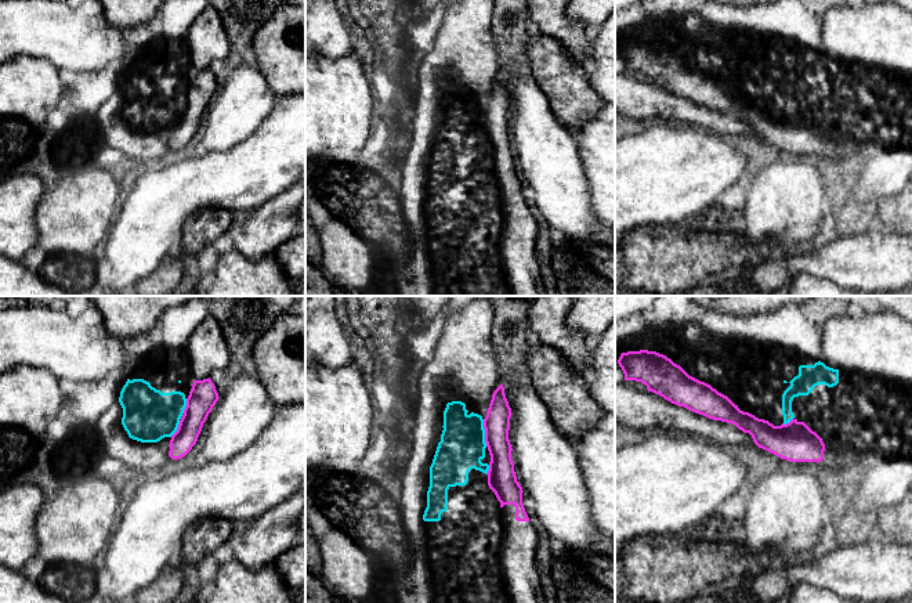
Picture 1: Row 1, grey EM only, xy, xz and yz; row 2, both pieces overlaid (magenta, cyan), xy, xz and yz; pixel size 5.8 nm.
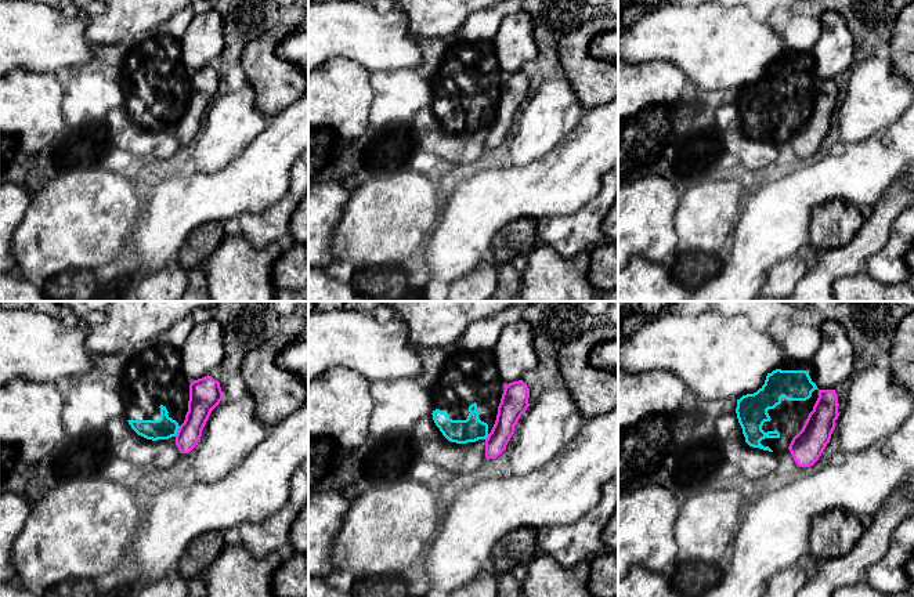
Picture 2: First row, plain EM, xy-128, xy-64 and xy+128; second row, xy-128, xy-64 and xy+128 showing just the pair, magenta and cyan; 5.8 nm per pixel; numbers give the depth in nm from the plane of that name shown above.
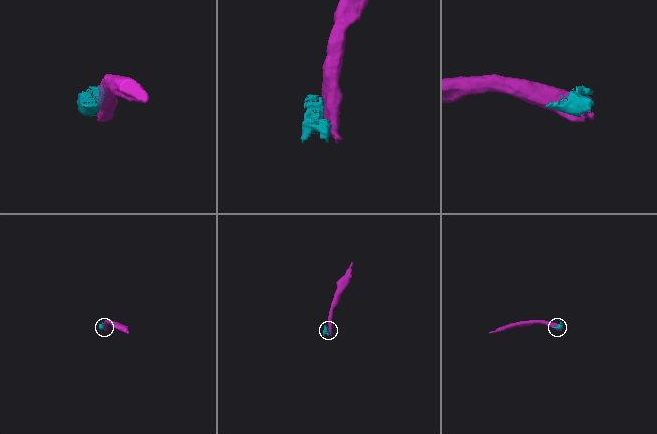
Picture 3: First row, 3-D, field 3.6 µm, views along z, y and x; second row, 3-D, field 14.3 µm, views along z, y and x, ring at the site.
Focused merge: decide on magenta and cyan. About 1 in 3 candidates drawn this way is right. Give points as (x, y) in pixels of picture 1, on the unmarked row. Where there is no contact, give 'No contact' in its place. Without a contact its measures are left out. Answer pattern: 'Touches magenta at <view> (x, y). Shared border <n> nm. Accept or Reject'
Touches magenta at xz (485, 123). Shared border 160 nm. Reject

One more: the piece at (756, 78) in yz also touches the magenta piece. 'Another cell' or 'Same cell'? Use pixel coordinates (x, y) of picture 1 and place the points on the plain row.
Another cell

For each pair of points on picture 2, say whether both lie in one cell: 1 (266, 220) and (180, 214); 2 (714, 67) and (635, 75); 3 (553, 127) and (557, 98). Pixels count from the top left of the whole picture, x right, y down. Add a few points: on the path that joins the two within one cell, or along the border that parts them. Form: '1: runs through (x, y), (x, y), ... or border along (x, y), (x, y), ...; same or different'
1: border along (270, 205), (260, 212), (244, 212), (238, 216); different
2: border along (649, 61), (671, 61), (687, 76); different
3: runs through (553, 120), (553, 105); same

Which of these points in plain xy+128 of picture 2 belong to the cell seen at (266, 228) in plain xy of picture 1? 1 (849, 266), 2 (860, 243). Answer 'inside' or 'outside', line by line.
1: outside
2: outside

